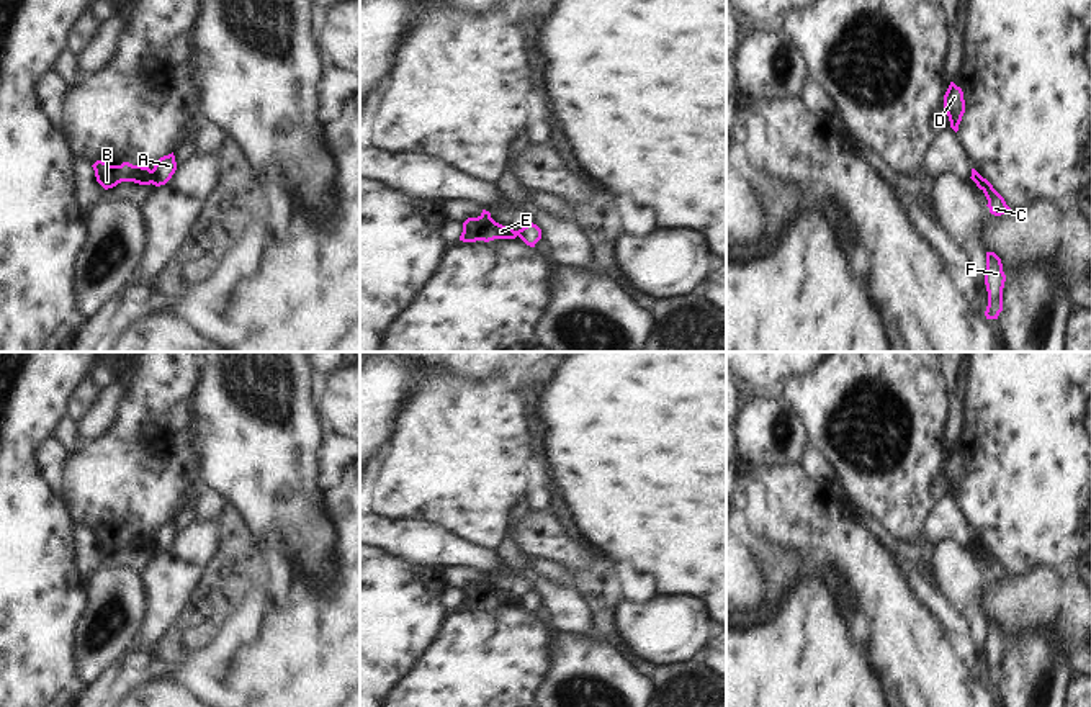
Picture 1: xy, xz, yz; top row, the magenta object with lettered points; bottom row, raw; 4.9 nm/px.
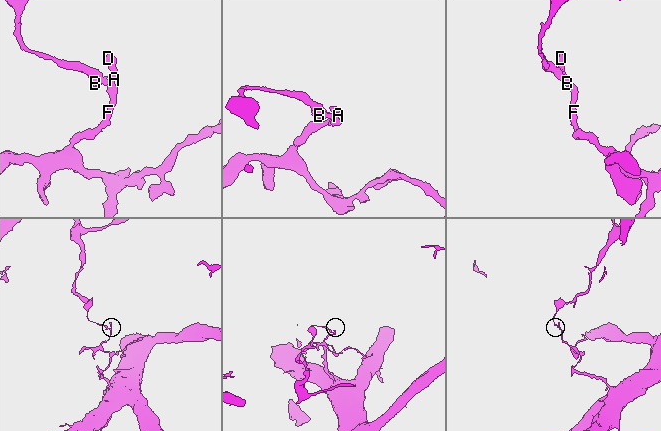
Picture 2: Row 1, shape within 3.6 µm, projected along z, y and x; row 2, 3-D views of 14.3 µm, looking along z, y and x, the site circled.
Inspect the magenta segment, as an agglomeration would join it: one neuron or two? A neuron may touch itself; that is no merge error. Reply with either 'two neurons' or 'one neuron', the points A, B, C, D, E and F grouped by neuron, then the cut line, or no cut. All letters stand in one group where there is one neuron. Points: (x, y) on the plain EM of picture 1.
two neurons | A C D F / B E | xy (149, 537), (151, 549)

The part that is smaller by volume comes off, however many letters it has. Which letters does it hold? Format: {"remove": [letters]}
{"remove": ["B", "E"]}

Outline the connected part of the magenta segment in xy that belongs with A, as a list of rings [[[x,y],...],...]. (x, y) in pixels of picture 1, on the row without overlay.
[[[173,519],[159,525],[150,537],[150,550],[155,553],[165,552],[177,537]]]

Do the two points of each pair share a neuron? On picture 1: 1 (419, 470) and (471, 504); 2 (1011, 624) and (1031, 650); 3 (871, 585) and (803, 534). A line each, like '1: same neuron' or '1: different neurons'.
1: same neuron
2: different neurons
3: same neuron

